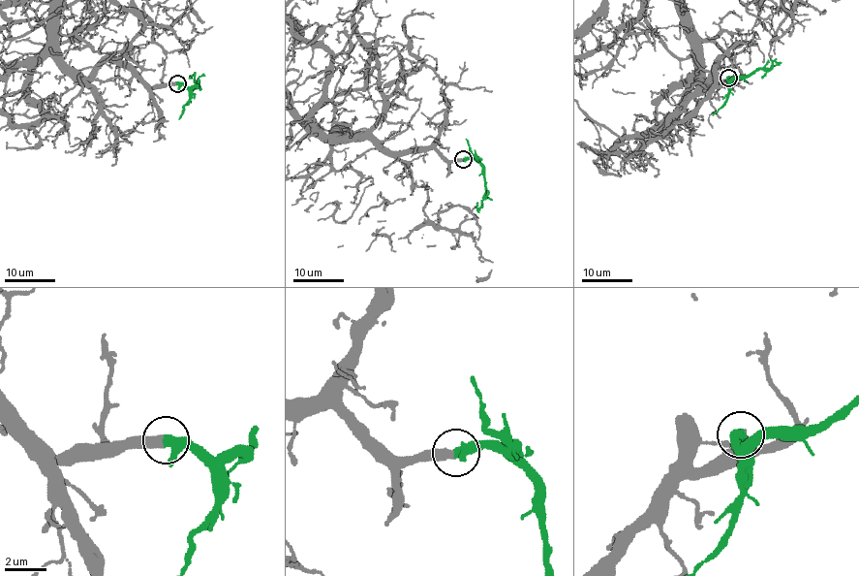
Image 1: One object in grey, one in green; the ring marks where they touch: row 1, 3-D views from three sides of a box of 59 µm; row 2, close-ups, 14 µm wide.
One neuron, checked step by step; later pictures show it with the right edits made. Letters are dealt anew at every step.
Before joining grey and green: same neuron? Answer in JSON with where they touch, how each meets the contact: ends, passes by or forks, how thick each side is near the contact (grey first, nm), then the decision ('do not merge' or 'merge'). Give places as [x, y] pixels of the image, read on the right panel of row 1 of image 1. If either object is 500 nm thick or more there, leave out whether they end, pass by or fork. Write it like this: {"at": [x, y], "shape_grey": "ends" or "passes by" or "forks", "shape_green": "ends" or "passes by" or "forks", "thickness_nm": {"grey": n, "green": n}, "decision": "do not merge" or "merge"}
{"at": [728, 78], "shape_grey": "ends", "shape_green": "passes by", "thickness_nm": {"grey": 480, "green": 400}, "decision": "merge"}

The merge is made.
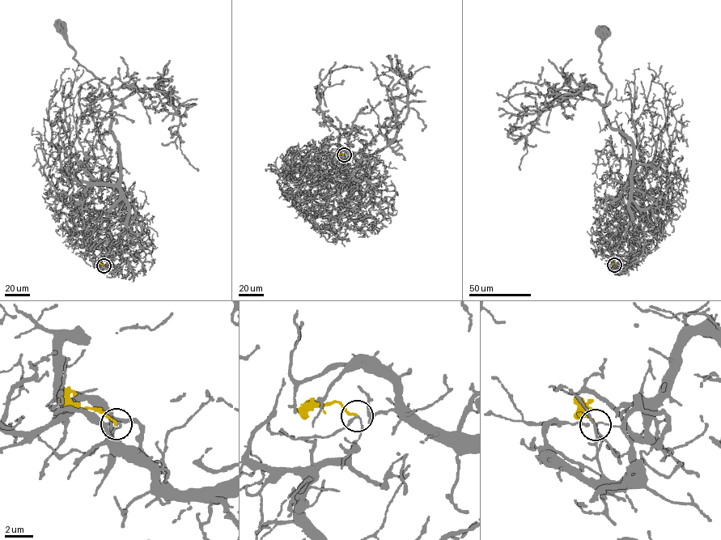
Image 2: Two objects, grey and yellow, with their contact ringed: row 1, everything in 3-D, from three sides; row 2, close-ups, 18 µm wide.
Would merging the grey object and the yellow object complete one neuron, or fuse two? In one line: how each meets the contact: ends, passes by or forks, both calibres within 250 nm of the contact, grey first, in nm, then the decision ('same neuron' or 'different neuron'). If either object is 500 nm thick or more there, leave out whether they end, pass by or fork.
grey passes by | yellow ends | 90/150 nm | different neuron

